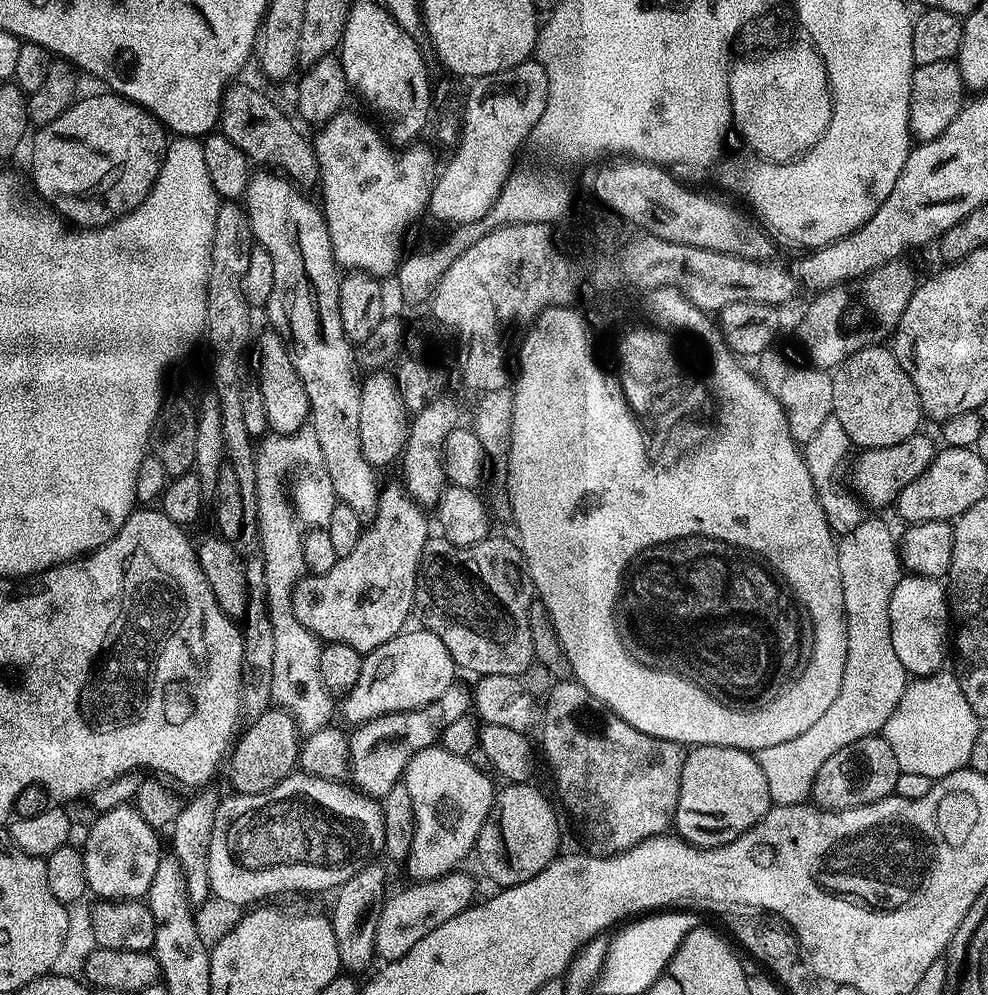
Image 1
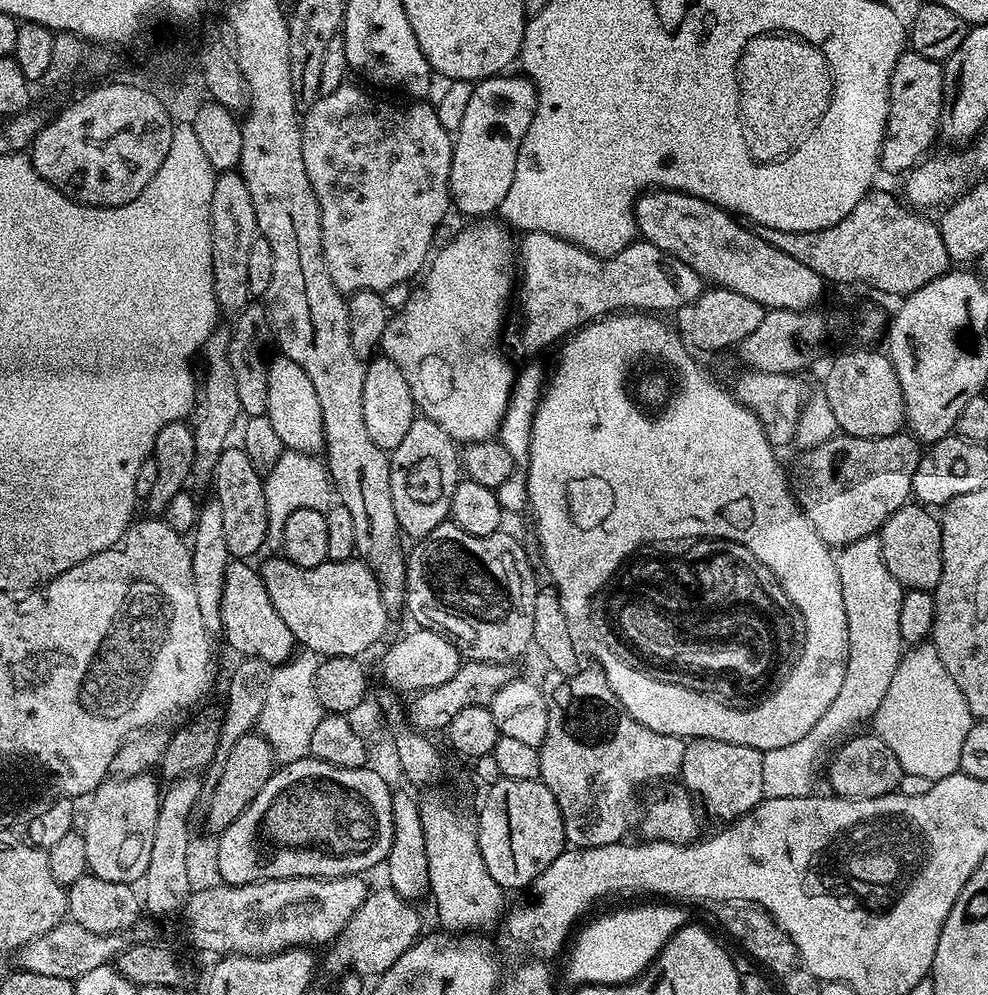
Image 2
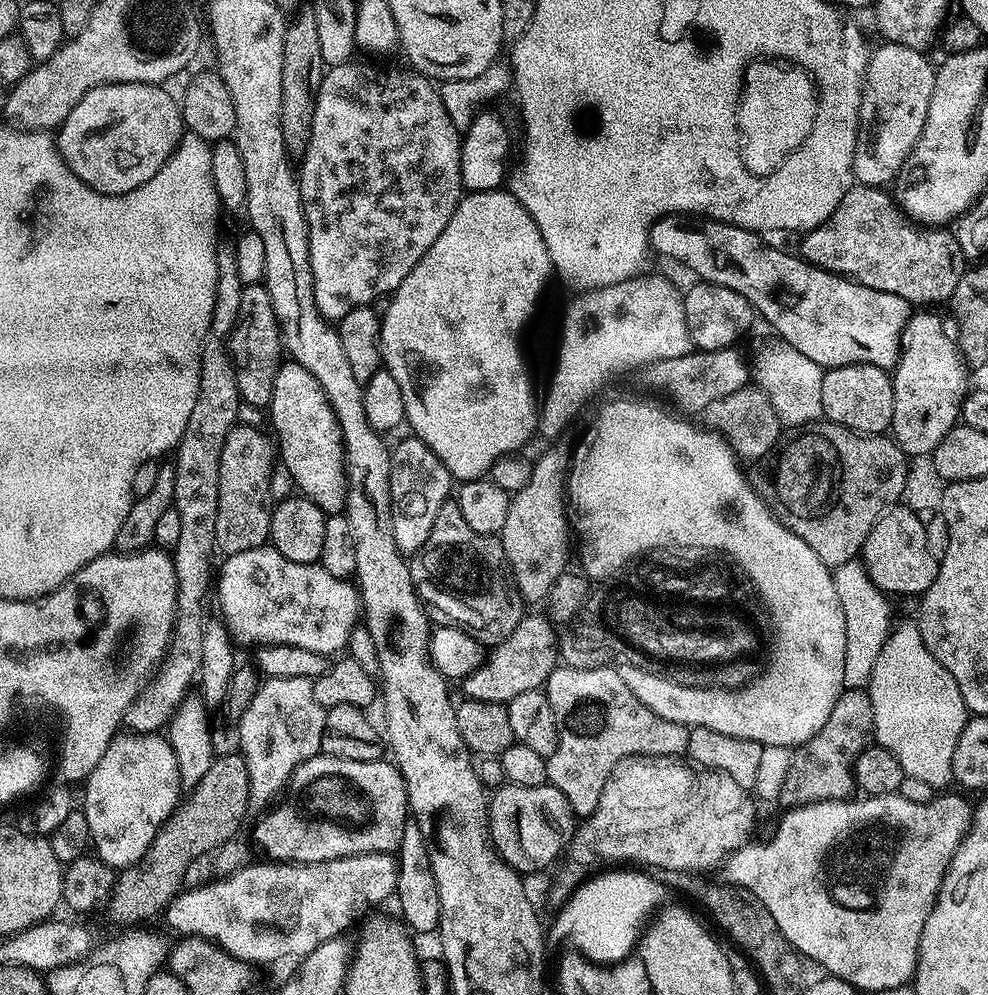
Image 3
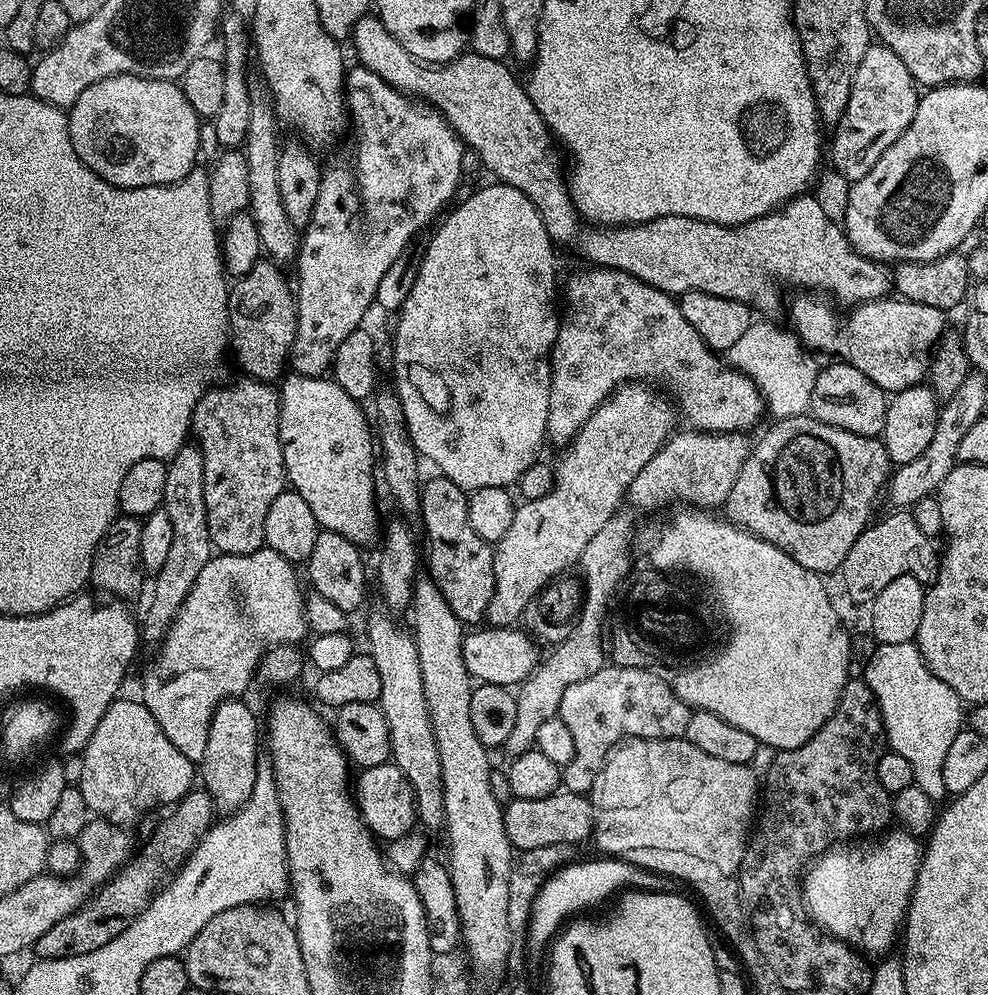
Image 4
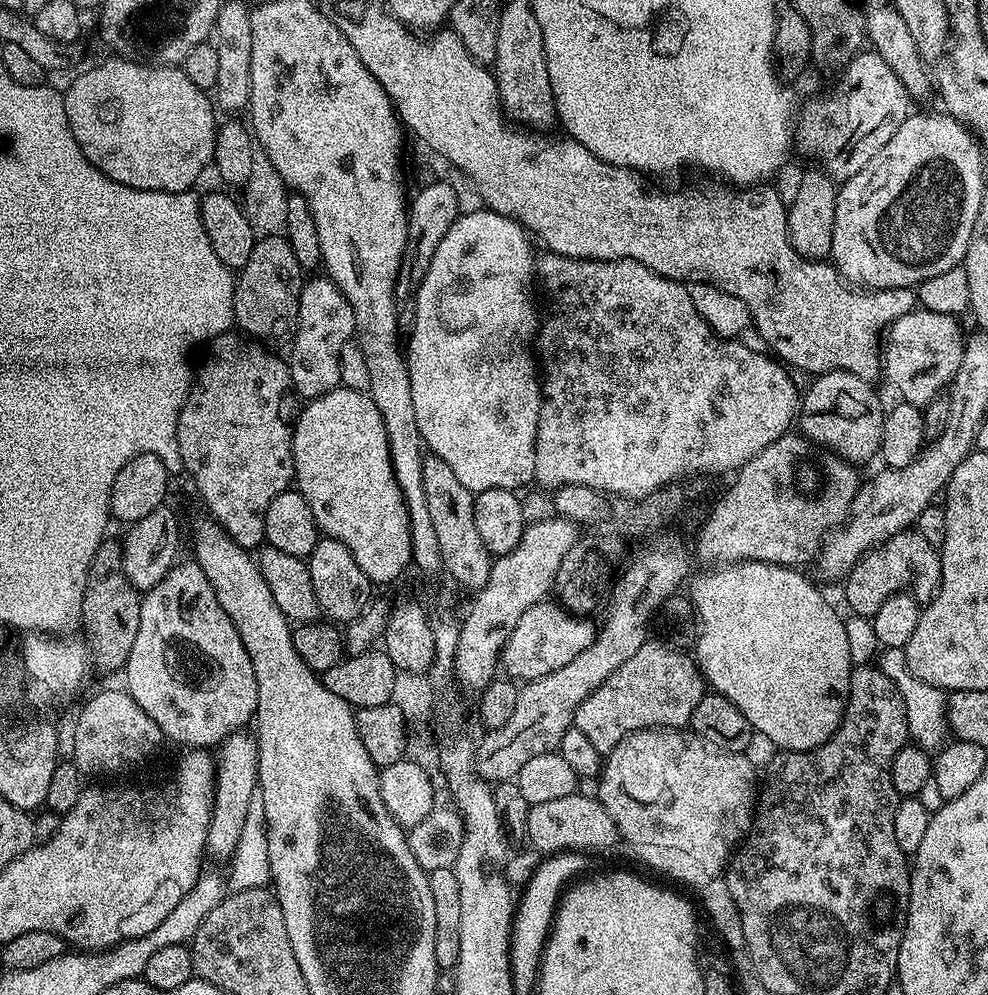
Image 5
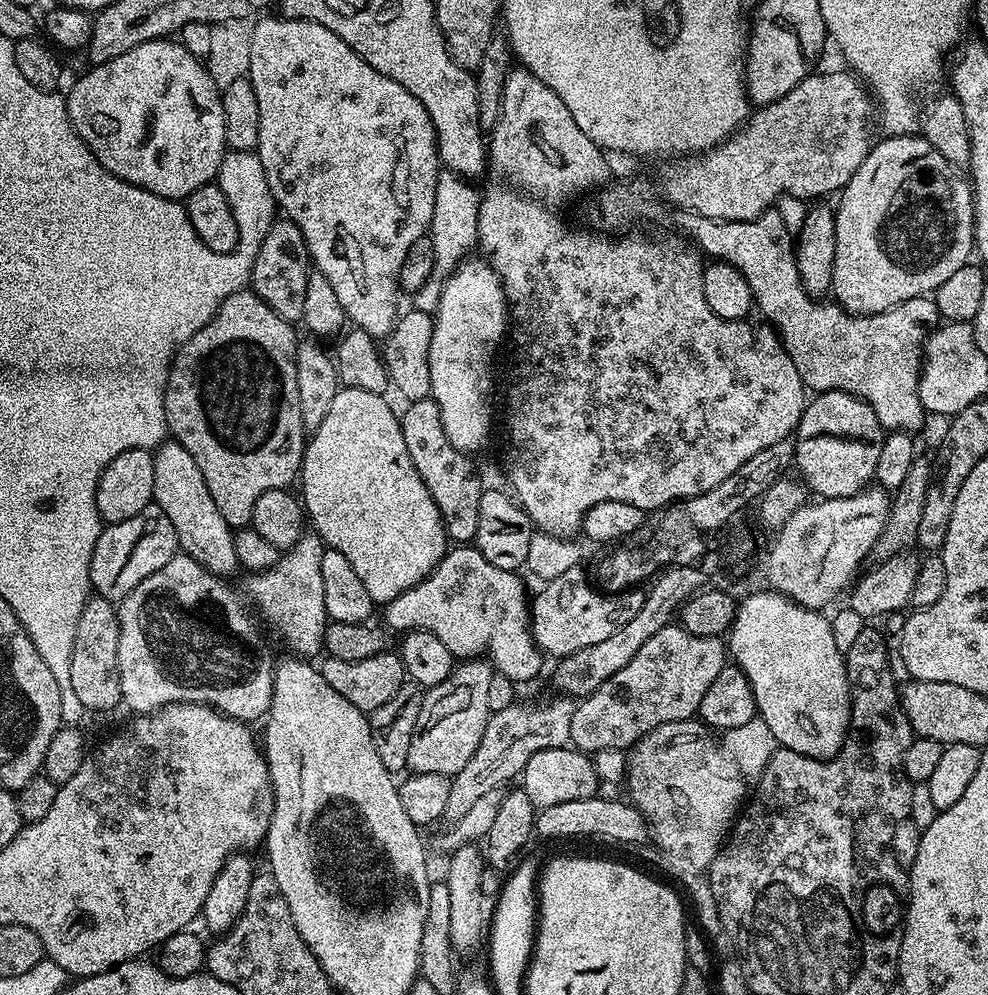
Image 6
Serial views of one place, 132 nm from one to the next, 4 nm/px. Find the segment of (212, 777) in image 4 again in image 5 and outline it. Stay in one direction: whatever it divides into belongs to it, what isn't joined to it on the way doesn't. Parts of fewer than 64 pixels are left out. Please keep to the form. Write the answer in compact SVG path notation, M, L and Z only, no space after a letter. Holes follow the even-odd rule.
M241 730L231 732L219 745L216 761L216 792L212 795L212 817L208 831L207 851L218 859L227 861L236 852L238 842L242 838L242 826L246 826L246 814L250 814L250 806L257 799L260 775L260 755L255 735Z

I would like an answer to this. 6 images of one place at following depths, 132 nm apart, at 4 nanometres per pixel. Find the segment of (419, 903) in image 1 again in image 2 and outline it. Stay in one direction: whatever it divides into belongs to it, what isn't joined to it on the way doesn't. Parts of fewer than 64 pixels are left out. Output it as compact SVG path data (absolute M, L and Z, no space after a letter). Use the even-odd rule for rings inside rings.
M381 886L380 889L369 891L368 897L362 902L362 906L358 906L358 910L354 914L354 918L350 918L350 922L340 932L335 940L327 945L324 960L322 956L322 964L329 968L335 974L343 974L349 970L358 976L365 978L379 977L381 972L390 970L390 966L394 966L394 962L398 962L398 958L402 958L402 954L406 950L410 950L410 946L416 943L422 935L420 929L420 912L415 903L411 900L401 898L393 888Z

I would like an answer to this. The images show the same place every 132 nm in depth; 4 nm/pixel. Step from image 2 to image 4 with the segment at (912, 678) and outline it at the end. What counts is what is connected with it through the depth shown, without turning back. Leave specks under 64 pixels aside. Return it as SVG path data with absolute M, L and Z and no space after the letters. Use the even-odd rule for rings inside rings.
M877 643L864 668L862 679L868 684L880 703L880 713L884 715L886 744L889 749L906 758L912 767L912 783L930 794L937 802L949 795L946 782L942 782L942 762L953 744L954 738L962 730L966 720L966 708L960 696L942 682L926 666L915 643Z

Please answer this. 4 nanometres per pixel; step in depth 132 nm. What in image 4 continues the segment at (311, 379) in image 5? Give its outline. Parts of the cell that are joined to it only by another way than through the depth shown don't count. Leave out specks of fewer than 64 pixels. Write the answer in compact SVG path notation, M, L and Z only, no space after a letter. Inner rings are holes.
M363 66L349 67L344 77L346 107L350 128L356 131L356 184L344 168L332 168L320 178L318 202L314 202L314 214L302 230L298 255L294 261L294 295L296 298L296 337L290 357L290 368L298 376L323 377L331 369L346 334L365 323L368 307L373 307L378 282L382 274L394 266L399 256L405 255L412 236L424 228L424 223L440 208L446 198L457 195L452 184L461 187L460 163L464 160L465 145L450 125L439 114L429 114L417 106L403 92L397 92L374 70ZM356 196L360 208L368 216L355 216Z

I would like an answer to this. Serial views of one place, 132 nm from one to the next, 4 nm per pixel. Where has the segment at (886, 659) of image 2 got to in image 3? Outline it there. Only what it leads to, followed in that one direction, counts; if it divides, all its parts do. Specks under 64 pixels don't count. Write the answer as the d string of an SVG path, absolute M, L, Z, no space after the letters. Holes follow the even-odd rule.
M859 559L842 562L832 573L838 602L842 602L842 618L846 618L846 666L842 666L845 688L864 688L870 682L874 658L894 627L889 597L870 582Z

